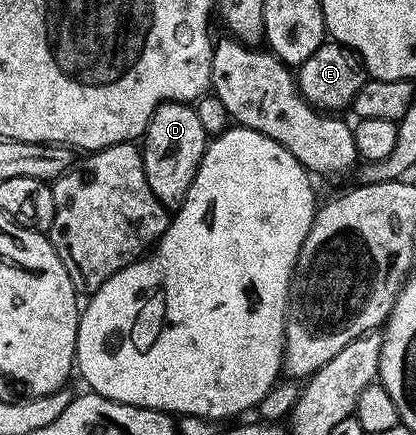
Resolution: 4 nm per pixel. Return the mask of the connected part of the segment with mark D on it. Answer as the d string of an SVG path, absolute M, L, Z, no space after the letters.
M179 100L160 104L154 110L148 129L142 137L146 182L150 182L150 190L156 195L158 202L162 202L169 210L182 206L210 139L209 133L204 133L203 118L192 108L195 107L191 103Z

